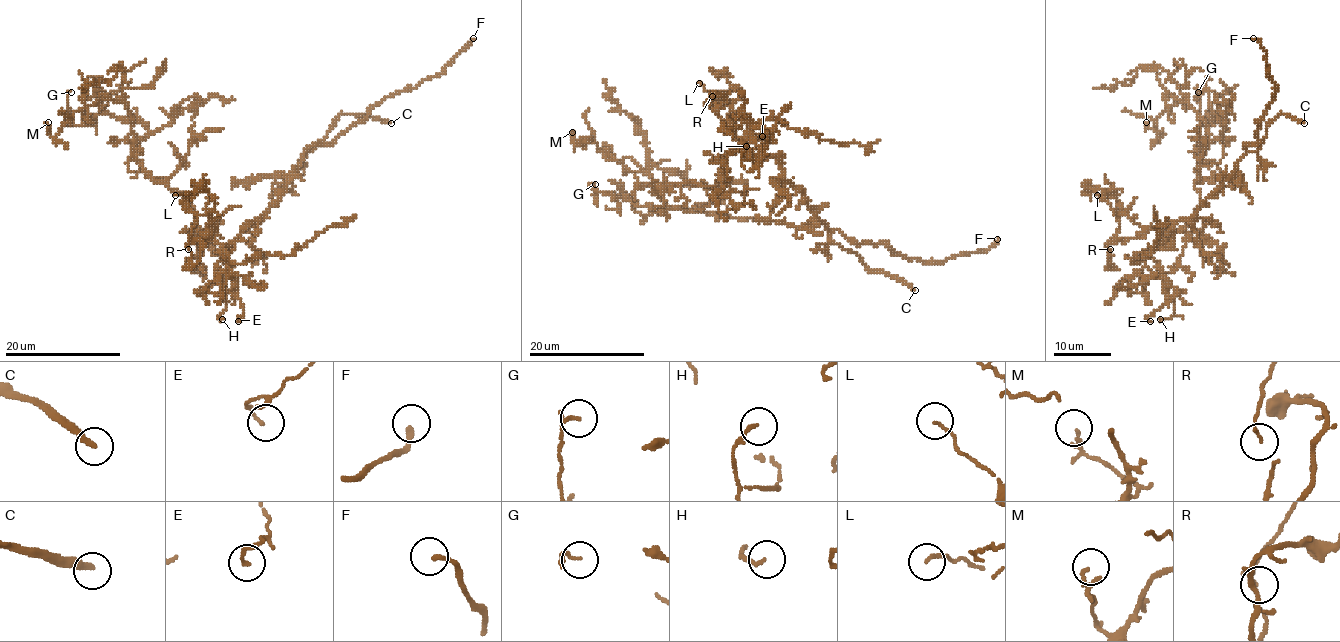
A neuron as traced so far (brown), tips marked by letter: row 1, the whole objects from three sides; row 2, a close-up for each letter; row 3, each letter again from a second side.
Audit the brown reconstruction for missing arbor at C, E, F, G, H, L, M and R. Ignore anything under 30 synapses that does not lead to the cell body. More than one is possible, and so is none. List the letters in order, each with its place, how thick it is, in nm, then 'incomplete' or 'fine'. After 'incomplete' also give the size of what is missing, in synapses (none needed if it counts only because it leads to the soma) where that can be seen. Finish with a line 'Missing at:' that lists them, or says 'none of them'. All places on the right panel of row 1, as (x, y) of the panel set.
C: at (1304, 123); 240 nm thick; incomplete
E: at (1150, 321); 140 nm thick; fine
F: at (1253, 38); 190 nm thick; incomplete; about 70 synapses
G: at (1198, 92); 130 nm thick; fine
H: at (1160, 319); 140 nm thick; fine
L: at (1097, 195); 100 nm thick; fine
M: at (1146, 122); 80 nm thick; fine
R: at (1110, 249); 90 nm thick; fine
Missing at: C, F

